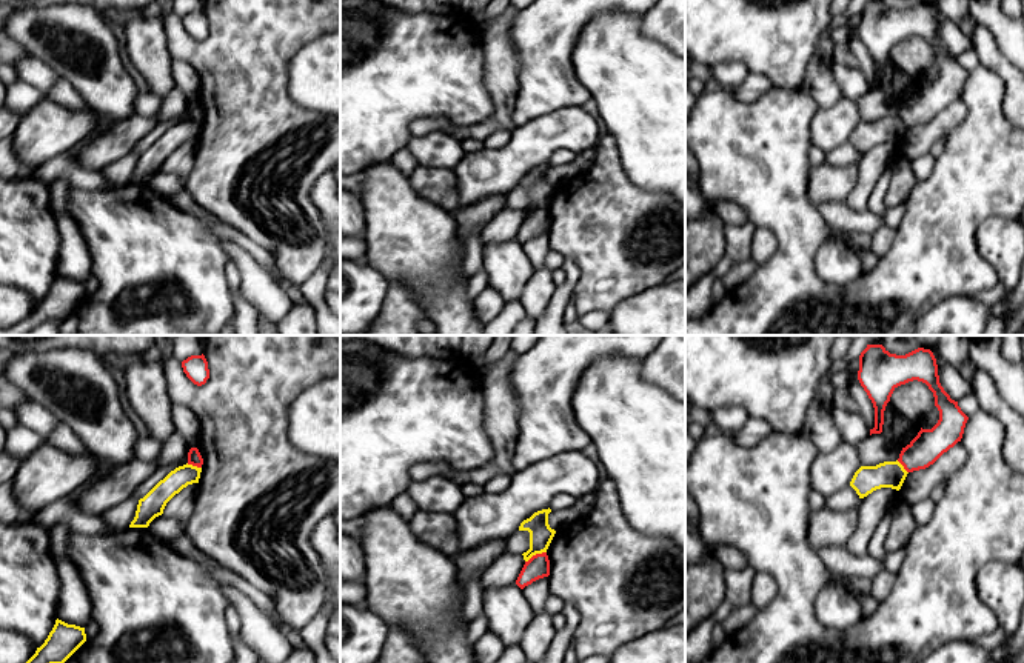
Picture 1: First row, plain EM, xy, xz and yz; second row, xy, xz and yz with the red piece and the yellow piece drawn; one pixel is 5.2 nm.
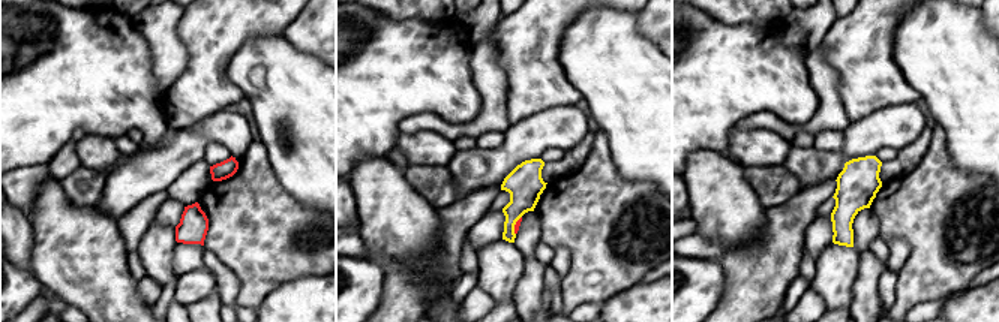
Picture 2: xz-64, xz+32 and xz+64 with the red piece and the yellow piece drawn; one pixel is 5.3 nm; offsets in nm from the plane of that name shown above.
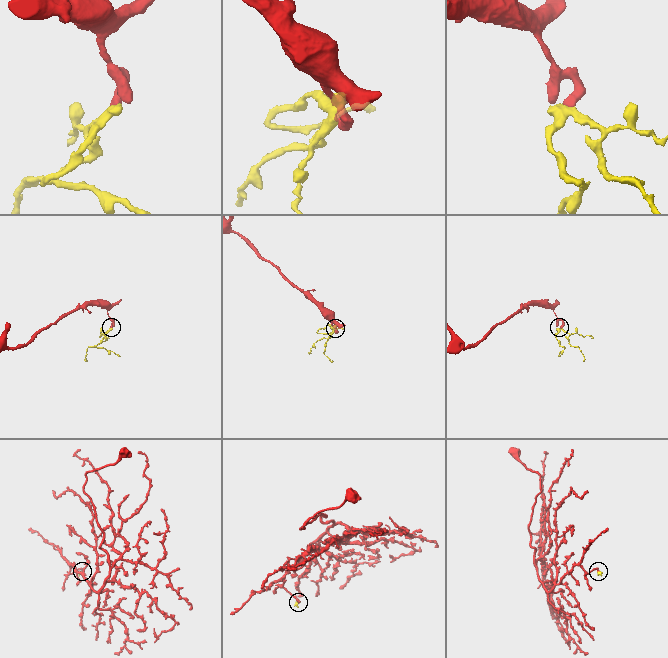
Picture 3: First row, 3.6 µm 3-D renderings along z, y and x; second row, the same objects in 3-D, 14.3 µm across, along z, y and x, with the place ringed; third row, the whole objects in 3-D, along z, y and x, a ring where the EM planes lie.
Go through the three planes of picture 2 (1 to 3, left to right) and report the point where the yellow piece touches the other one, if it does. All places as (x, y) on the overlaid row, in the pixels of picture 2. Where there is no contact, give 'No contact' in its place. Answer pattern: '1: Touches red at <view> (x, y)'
1: No contact
2: Touches red at xz+32 (515, 225)
3: No contact

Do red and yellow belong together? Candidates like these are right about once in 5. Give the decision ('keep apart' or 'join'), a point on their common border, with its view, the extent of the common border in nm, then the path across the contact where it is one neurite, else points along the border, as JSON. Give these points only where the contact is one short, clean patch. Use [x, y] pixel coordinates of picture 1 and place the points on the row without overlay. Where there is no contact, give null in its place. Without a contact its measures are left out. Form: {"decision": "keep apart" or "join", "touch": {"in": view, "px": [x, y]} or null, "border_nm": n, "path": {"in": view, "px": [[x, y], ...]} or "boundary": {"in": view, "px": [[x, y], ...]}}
{"decision": "keep apart", "touch": {"in": "xz", "px": [536, 209]}, "border_nm": 130, "boundary": {"in": "xz", "px": [[545, 206], [533, 209], [525, 217]]}}

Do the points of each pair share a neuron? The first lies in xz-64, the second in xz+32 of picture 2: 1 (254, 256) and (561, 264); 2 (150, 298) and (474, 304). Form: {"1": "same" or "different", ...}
{"1": "different", "2": "same"}

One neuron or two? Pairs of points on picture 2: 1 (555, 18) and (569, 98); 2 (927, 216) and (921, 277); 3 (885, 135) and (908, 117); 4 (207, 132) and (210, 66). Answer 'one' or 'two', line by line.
1: one
2: one
3: one
4: two

